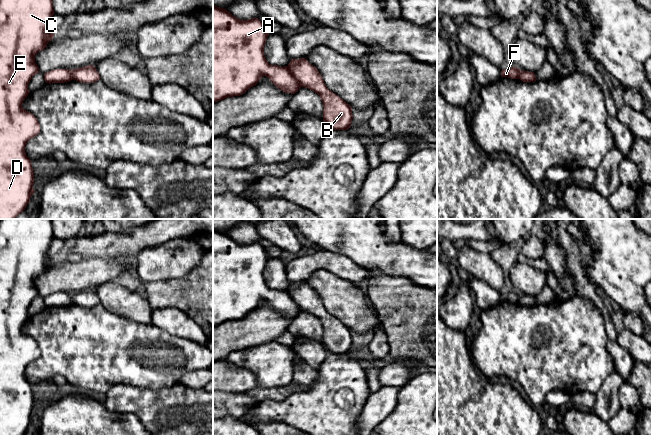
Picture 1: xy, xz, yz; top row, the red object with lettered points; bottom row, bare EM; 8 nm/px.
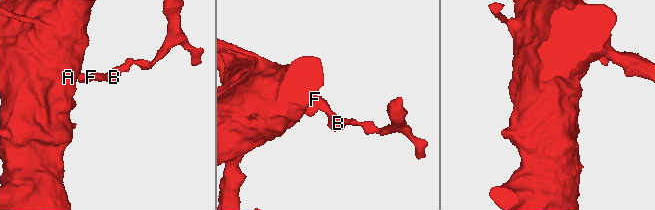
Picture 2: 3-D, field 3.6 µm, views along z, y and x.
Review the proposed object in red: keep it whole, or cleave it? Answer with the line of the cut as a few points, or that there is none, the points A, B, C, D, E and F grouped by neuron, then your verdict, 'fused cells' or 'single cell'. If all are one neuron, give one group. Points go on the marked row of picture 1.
cut xz (287, 66), (287, 69), (301, 86); groups A C D E / B F; fused cells

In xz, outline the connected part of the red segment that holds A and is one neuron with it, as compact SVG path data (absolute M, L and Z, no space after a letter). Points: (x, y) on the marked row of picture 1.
M213 6L213 103L244 94L263 76L285 93L295 94L301 88L288 66L271 65L266 60L264 46L268 35L267 27L258 18L240 20L226 9Z

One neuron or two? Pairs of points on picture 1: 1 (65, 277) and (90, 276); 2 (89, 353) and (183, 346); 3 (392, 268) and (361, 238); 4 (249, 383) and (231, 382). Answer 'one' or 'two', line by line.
1: one
2: one
3: one
4: one

